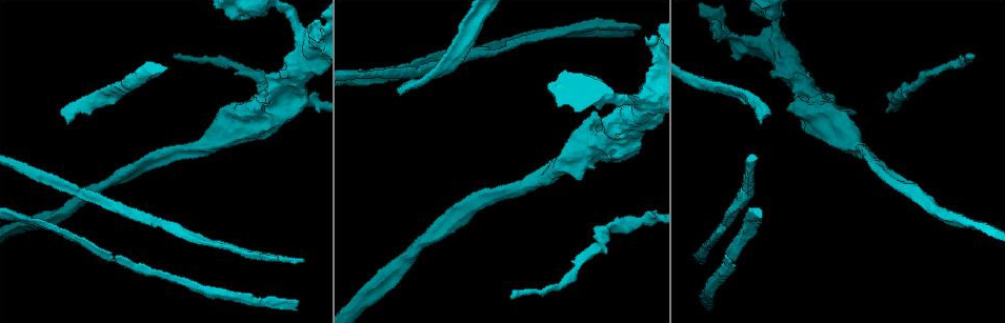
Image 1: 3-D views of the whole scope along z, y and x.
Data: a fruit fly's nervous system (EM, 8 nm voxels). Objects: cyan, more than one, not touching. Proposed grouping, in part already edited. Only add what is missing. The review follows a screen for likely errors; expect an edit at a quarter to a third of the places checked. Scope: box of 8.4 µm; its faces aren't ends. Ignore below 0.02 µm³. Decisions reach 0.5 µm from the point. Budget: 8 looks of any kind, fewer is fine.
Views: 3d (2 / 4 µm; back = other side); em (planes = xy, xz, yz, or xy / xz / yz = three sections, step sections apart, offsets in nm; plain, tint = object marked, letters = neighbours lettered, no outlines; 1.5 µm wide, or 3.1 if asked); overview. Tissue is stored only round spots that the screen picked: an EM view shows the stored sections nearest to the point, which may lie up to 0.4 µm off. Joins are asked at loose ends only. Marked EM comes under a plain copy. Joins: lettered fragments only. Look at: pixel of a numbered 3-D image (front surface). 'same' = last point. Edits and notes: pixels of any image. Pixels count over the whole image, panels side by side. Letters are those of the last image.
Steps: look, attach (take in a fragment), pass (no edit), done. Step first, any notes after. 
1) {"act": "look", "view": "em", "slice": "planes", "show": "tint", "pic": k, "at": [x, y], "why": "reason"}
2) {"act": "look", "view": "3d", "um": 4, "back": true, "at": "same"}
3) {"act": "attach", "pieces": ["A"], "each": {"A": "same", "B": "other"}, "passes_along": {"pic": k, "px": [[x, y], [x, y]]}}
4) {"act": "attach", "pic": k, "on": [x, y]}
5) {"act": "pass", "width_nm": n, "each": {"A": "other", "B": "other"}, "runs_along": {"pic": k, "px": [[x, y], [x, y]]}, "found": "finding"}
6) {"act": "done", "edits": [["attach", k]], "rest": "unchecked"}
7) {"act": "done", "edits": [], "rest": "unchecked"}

{"act": "look", "view": "3d", "um": 4, "pic": 1, "at": [975, 57], "why": "long arm stops here"}

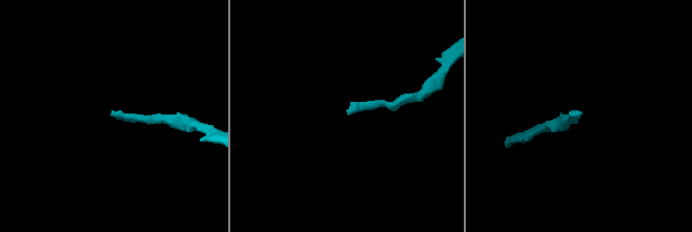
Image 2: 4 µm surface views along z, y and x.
{"act": "look", "view": "em", "slice": "xy", "step": 4, "show": "tint", "pic": 2, "at": [348, 111]}

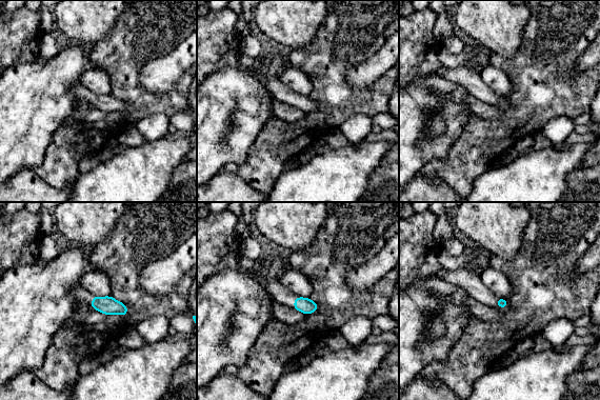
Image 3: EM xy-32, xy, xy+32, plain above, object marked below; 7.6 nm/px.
{"act": "look", "view": "em", "slice": "xy", "step": 4, "show": "letters", "at": "same", "why": "see the neighbours"}

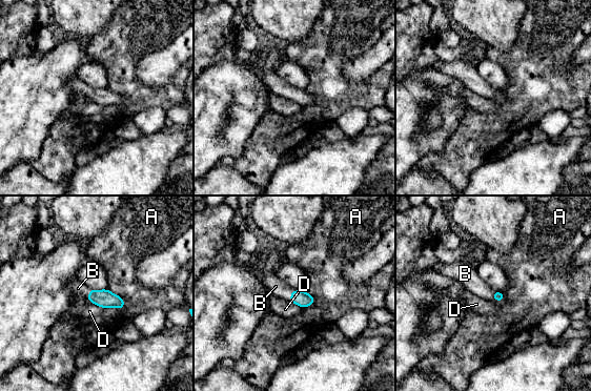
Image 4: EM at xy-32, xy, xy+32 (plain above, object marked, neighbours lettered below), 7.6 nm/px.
{"act": "attach", "pieces": ["B"], "width_nm": 80, "each": {"A": "other", "B": "same", "D": "other"}, "passes_along": {"pic": 4, "px": [[302, 299], [290, 295], [276, 286]]}, "found": "the neuron continues"}

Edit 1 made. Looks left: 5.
{"act": "look", "view": "em", "slice": "xz", "step": 4, "show": "letters", "pic": 1, "at": [400, 94], "why": "free end"}

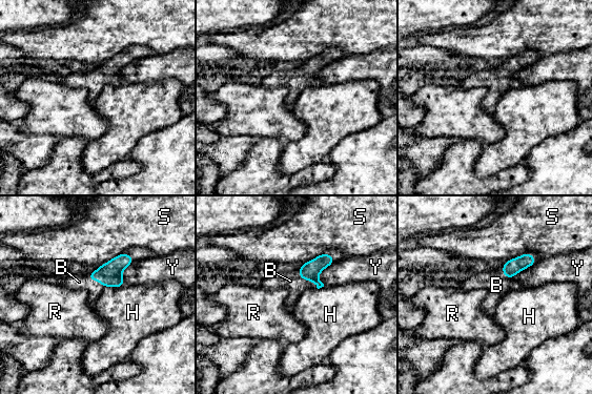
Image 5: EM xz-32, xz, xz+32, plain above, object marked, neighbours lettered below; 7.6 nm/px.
{"act": "look", "view": "em", "slice": "yz", "step": 4, "show": "letters", "at": "same", "why": "cut it another way"}

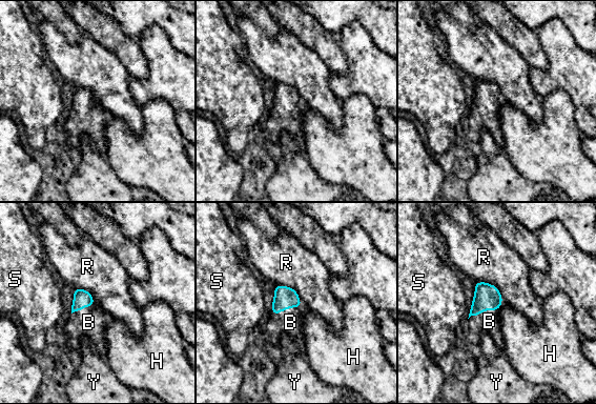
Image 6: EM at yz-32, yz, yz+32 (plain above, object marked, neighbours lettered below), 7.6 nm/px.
{"act": "attach", "pieces": ["B"], "each": {"B": "same", "H": "other", "R": "other", "S": "other", "Y": "other"}, "passes_along": {"pic": 6, "px": [[487, 297], [483, 309], [489, 321]]}, "found": "it goes on there"}

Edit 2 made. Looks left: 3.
{"act": "look", "view": "em", "slice": "yz", "step": 4, "show": "letters", "pic": 1, "at": [298, 301], "why": "branch stops here"}

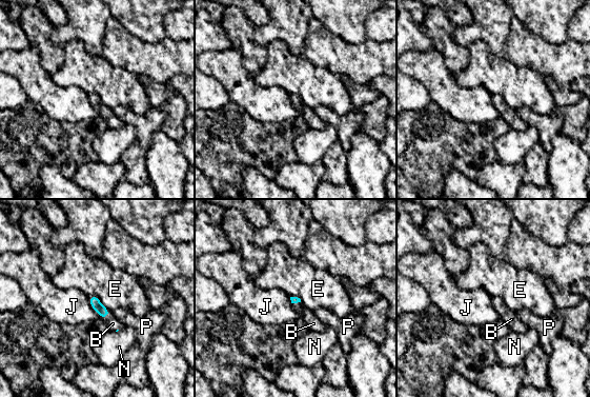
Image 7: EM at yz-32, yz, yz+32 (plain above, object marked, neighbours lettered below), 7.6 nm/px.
{"act": "look", "view": "em", "slice": "planes", "show": "letters", "at": "same", "why": "cut it another way"}

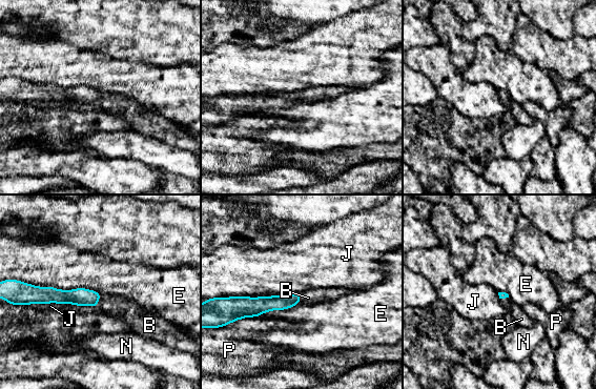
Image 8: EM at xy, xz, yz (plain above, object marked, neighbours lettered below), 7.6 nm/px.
{"act": "attach", "pieces": ["B"], "each": {"B": "same", "E": "other", "J": "other", "N": "other", "P": "other"}, "passes_along": {"pic": 8, "px": [[81, 297], [98, 300], [125, 310]]}, "found": "it goes on there"}

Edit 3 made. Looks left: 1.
{"act": "done", "edits": [["attach", 4], ["attach", 6], ["attach", 8]], "rest": "unchecked"}

